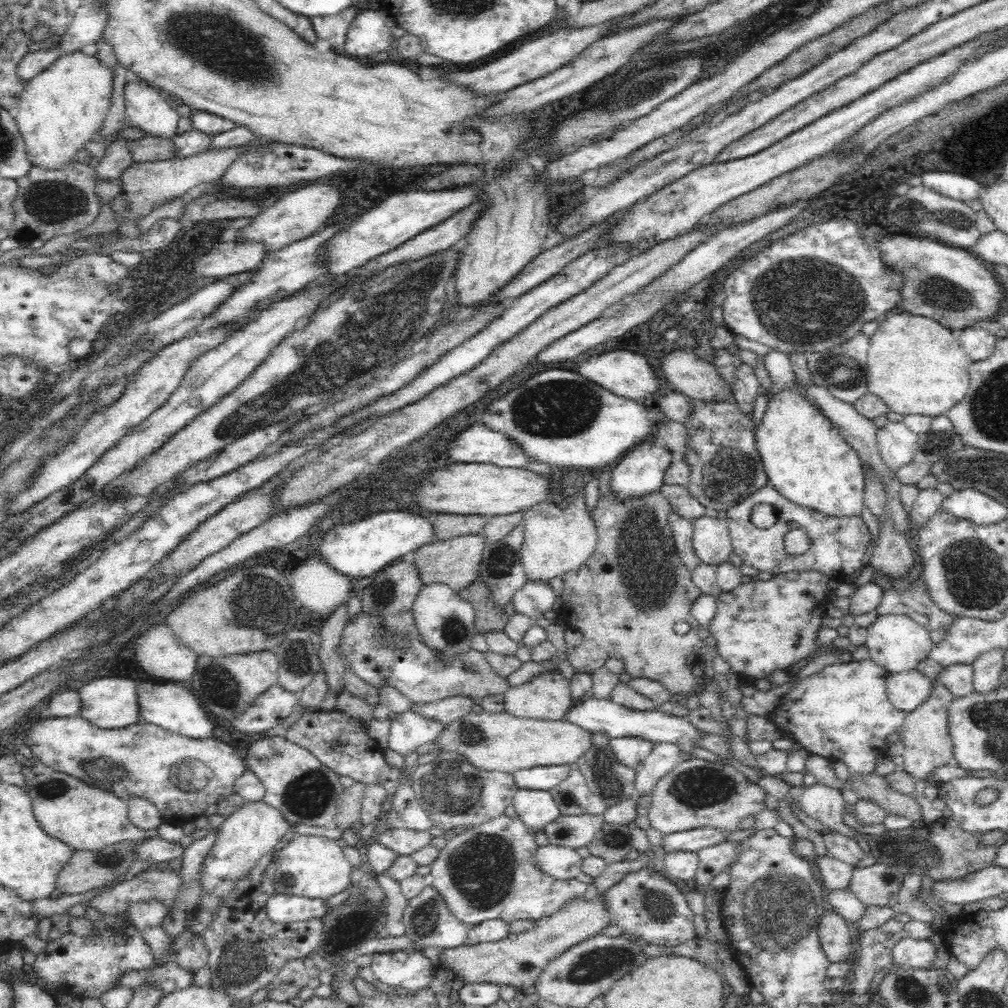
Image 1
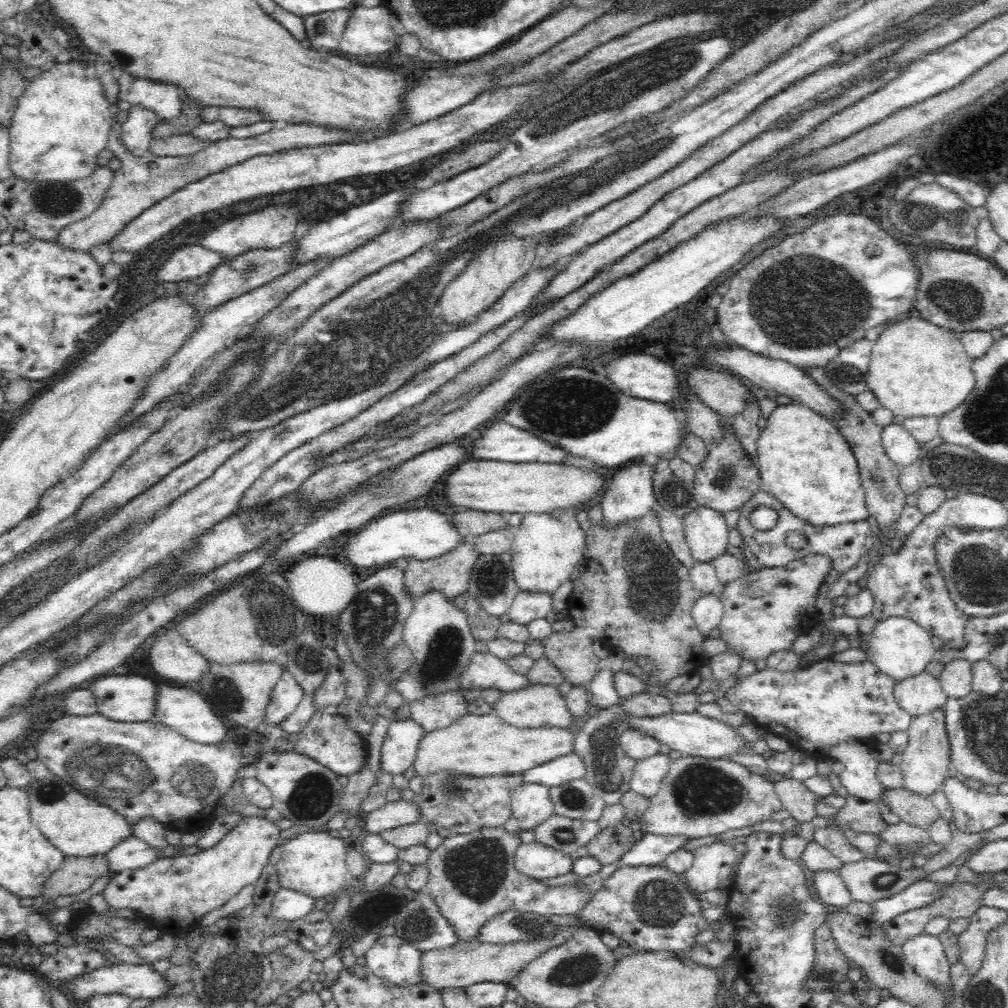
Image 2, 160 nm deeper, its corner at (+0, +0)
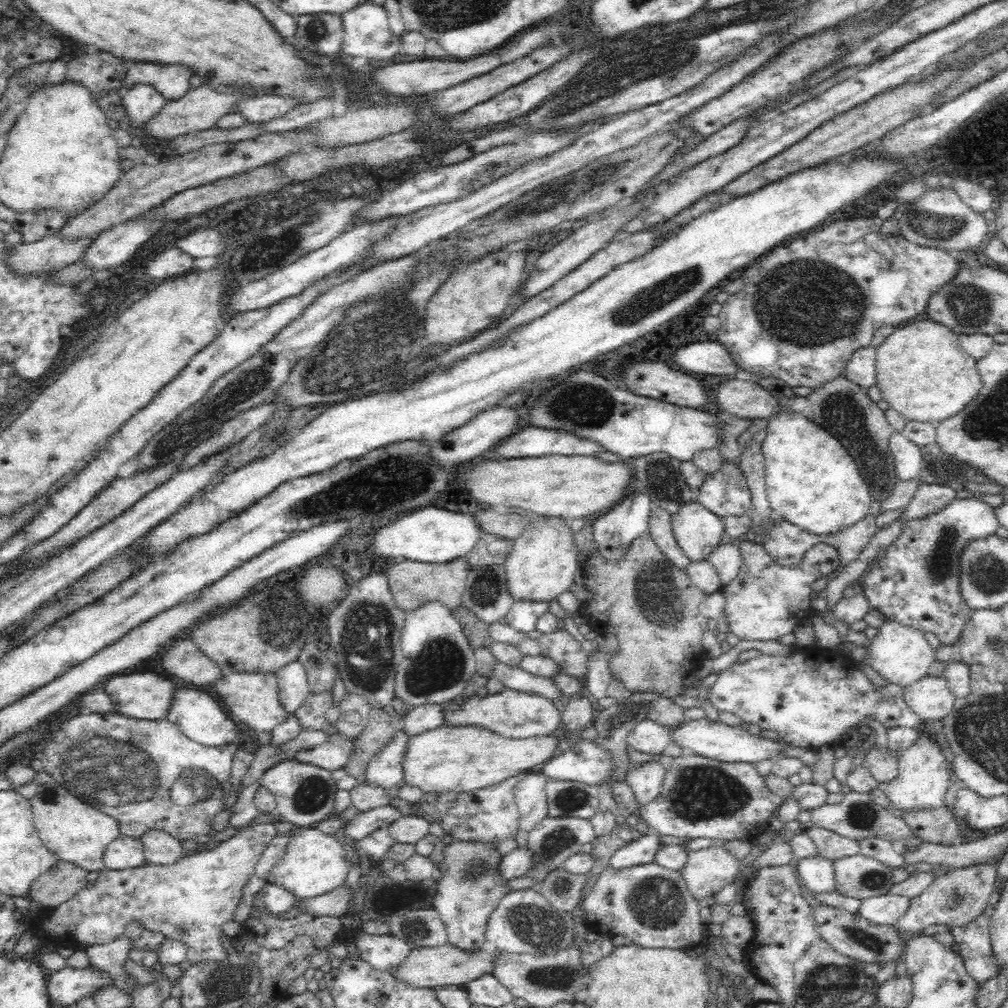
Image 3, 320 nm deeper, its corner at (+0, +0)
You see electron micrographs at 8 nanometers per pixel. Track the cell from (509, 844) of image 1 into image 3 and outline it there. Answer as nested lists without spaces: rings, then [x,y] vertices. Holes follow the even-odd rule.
[[[447,841],[444,850],[444,864],[437,870],[439,879],[433,908],[441,916],[447,928],[447,942],[464,950],[482,949],[487,941],[486,929],[490,912],[498,900],[508,892],[506,879],[500,877],[498,862],[500,854],[494,851],[494,843],[478,841]]]

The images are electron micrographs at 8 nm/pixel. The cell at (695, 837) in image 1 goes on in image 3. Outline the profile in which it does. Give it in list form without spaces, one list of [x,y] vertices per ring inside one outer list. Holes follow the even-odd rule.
[[[650,829],[648,833],[643,834],[638,840],[626,843],[622,848],[618,848],[610,860],[608,867],[614,870],[628,868],[629,866],[638,866],[654,860],[656,850],[662,846],[658,839],[658,832]]]

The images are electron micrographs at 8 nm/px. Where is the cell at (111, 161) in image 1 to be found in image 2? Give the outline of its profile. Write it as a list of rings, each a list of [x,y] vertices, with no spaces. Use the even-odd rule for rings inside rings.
[[[132,105],[127,119],[121,124],[126,149],[138,156],[150,152],[150,142],[154,140],[153,131],[158,122],[160,118],[154,111],[142,105]]]

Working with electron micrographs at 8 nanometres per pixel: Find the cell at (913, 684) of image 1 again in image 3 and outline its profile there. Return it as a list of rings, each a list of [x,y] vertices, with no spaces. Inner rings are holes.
[[[926,676],[903,690],[910,710],[925,721],[942,720],[954,710],[956,698],[943,677]]]

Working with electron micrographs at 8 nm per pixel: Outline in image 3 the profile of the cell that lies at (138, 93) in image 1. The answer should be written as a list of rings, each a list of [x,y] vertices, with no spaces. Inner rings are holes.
[[[128,62],[124,89],[142,84],[158,89],[168,101],[181,98],[191,88],[194,71],[184,65],[162,65],[162,62]]]

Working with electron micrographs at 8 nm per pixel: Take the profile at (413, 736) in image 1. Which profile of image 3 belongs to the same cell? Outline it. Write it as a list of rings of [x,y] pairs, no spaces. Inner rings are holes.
[[[404,731],[397,732],[397,735],[380,752],[377,752],[366,766],[366,785],[390,789],[393,786],[402,785],[402,752],[406,748],[408,735]]]

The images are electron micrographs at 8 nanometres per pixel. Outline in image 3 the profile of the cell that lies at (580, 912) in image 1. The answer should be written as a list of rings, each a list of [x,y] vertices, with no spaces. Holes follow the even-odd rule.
[[[447,942],[442,946],[412,948],[410,954],[396,968],[388,972],[398,981],[413,987],[436,988],[450,984],[461,986],[473,981],[474,978],[480,978],[482,974],[490,974],[494,970],[492,962],[494,962],[494,953],[488,954],[482,949],[464,951]]]

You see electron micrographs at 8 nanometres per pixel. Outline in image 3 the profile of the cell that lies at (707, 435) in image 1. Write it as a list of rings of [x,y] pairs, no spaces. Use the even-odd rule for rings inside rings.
[[[724,461],[721,469],[707,474],[696,491],[696,500],[724,519],[742,516],[751,508],[750,489],[738,465]]]

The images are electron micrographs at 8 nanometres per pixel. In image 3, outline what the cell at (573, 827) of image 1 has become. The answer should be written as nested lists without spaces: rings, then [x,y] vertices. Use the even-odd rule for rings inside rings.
[[[546,816],[529,833],[526,849],[532,851],[532,866],[526,868],[526,874],[522,877],[529,877],[534,881],[537,887],[552,872],[556,870],[565,860],[568,860],[574,853],[579,853],[584,844],[588,844],[595,839],[595,831],[589,819],[576,816],[565,816],[564,818],[550,818]]]

